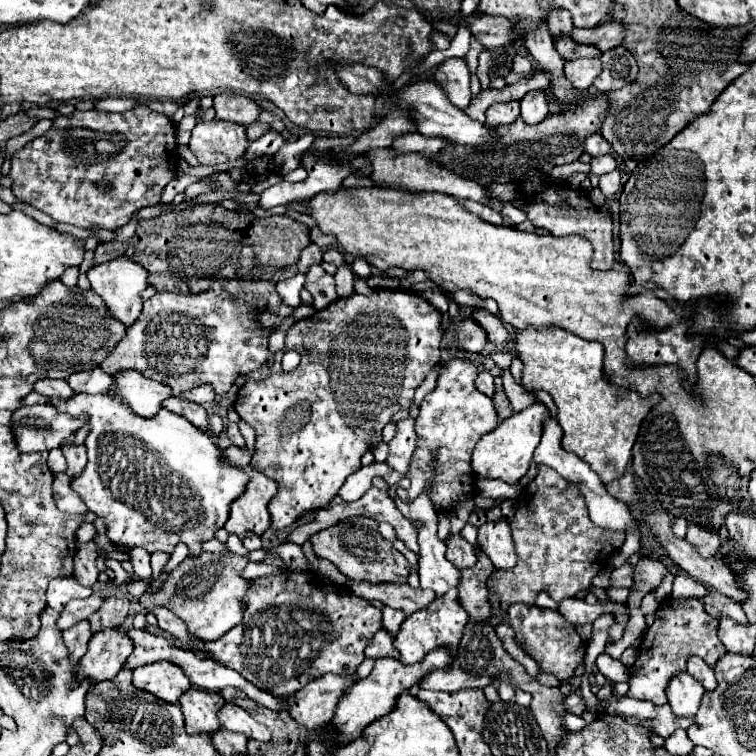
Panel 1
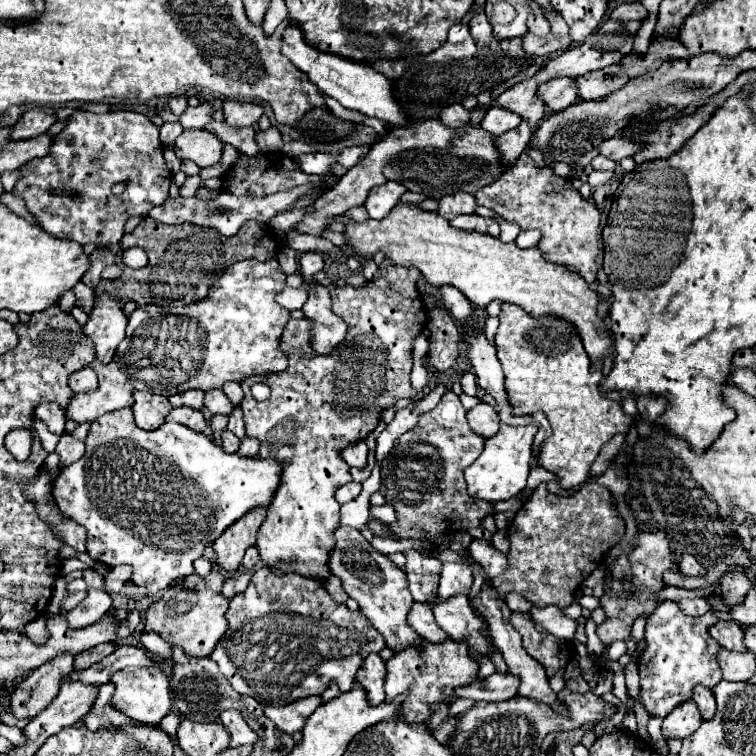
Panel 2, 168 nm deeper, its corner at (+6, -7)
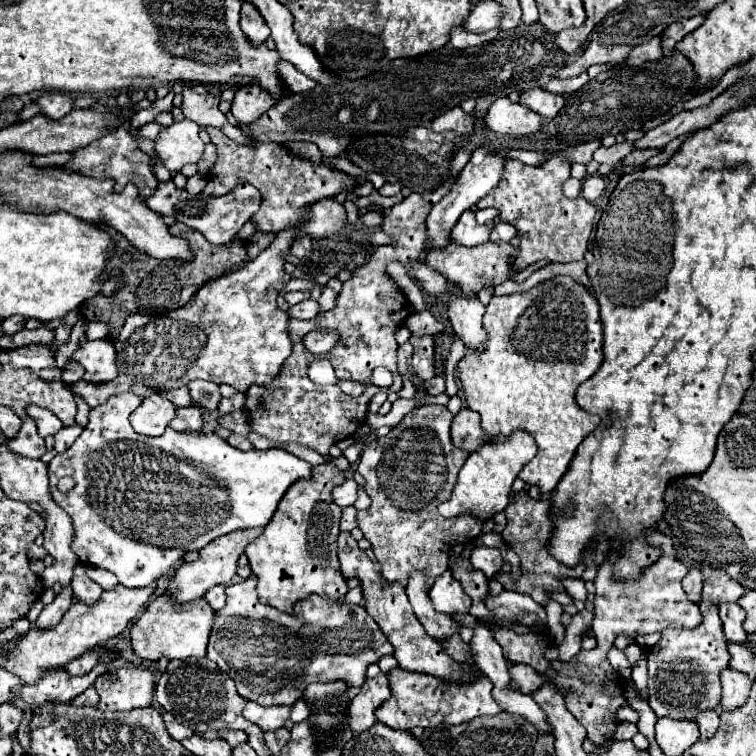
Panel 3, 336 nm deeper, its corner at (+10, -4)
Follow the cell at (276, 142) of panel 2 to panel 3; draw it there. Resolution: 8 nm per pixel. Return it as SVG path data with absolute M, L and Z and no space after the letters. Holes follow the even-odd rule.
M184 87L182 91L184 95L184 103L182 103L182 113L186 119L198 123L200 127L218 127L220 131L224 131L230 139L234 139L236 143L244 143L248 145L248 137L244 135L242 129L238 129L236 125L230 125L226 115L218 109L220 103L220 95L210 95L210 93L196 93L192 87Z

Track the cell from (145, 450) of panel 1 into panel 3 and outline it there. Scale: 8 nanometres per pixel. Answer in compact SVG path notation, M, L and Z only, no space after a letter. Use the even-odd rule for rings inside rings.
M120 393L112 395L104 405L94 407L78 441L48 463L50 495L72 519L72 551L78 561L112 571L124 587L146 587L158 581L172 567L180 565L188 551L198 551L220 535L268 525L288 487L298 479L312 477L310 463L278 447L268 451L240 451L216 433L178 433L174 429L166 429L160 437L138 435L128 417L140 401L140 395ZM64 475L76 481L70 493L56 489L58 479Z

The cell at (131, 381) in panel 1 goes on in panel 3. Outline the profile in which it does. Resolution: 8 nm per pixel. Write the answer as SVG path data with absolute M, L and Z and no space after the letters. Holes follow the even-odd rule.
M154 393L150 397L144 397L142 405L132 413L130 423L136 433L158 437L164 433L172 417L176 417L176 407L166 397Z

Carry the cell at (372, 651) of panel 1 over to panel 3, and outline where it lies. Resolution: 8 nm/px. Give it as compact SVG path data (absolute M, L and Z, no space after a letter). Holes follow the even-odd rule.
M374 663L368 667L368 677L360 689L360 693L352 699L348 715L350 715L350 731L352 735L360 735L364 729L370 729L376 723L374 711L390 697L388 677Z

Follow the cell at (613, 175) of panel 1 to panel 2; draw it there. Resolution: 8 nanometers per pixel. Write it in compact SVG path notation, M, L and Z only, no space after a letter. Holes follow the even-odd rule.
M592 170L592 172L590 172L590 176L588 176L588 184L590 184L592 188L598 188L598 186L606 184L610 178L612 178L612 172L600 172L600 170Z

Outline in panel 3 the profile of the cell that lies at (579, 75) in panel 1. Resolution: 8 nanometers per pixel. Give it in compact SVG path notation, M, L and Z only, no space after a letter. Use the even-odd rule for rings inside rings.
M530 89L530 91L524 91L520 93L520 105L540 113L542 117L556 117L558 109L562 109L564 105L564 99L560 95L554 95L554 93L548 93L544 89Z

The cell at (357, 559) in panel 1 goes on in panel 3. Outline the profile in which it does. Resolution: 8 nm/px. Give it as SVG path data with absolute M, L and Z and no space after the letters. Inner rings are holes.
M342 531L338 537L338 557L342 563L342 573L344 577L358 577L362 581L362 591L364 591L364 601L366 601L366 611L374 617L374 621L380 625L380 629L388 635L388 641L394 647L394 657L398 659L400 667L406 671L416 671L416 673L428 673L432 677L440 679L456 679L456 681L468 681L472 679L472 669L466 669L452 657L444 653L440 643L436 643L420 625L416 619L412 605L408 601L406 589L400 583L386 583L382 577L376 573L374 563L368 559L368 555L358 547L356 539Z

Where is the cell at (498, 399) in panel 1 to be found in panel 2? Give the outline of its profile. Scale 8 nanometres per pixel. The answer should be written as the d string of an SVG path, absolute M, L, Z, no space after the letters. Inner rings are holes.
M478 402L470 412L468 412L468 424L474 432L478 432L484 438L490 438L498 432L500 428L500 420L498 420L498 412L492 404L488 402Z

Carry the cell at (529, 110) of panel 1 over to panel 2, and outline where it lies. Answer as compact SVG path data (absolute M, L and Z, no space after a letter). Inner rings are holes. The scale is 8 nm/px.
M522 120L518 128L508 130L506 134L500 136L498 148L500 148L500 152L504 154L502 158L504 158L506 164L516 162L516 158L526 150L530 136L532 136L532 128L528 128L528 122L526 122L526 120Z

